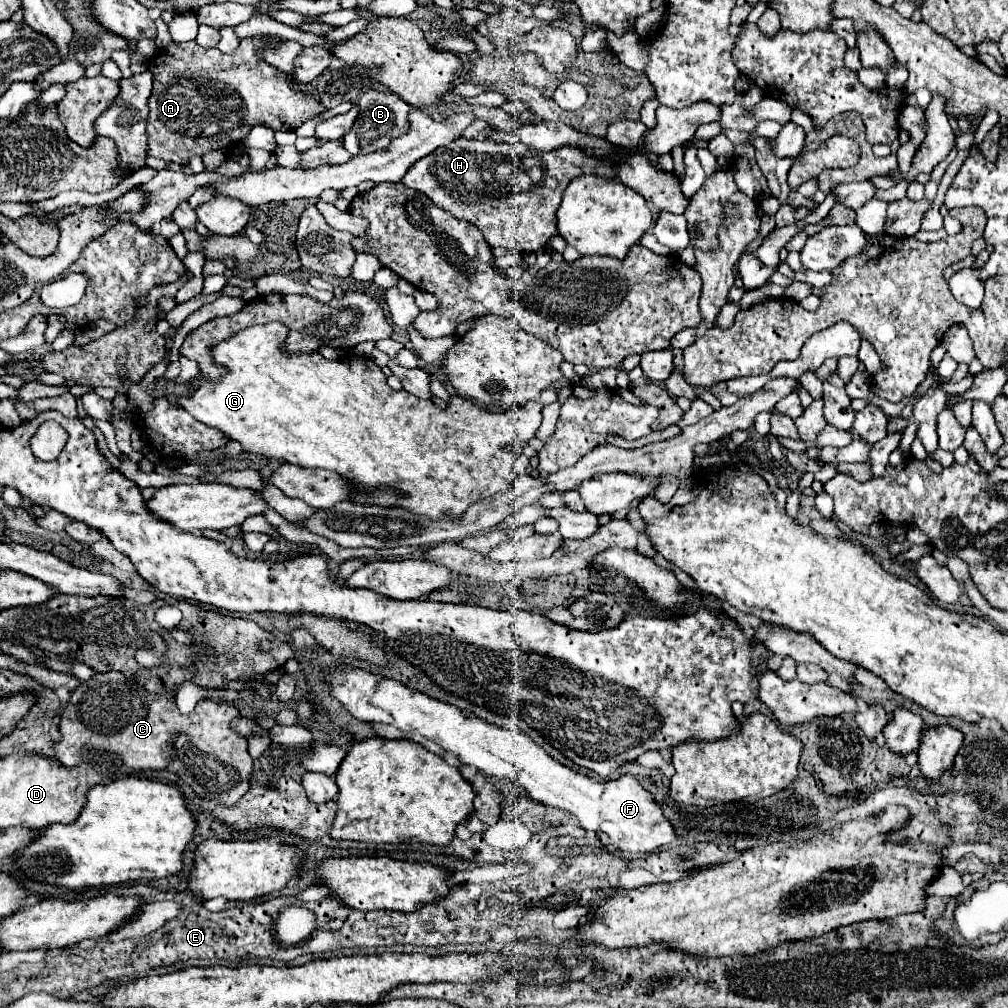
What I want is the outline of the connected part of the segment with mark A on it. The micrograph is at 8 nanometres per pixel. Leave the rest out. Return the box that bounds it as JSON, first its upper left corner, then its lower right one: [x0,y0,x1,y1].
[146,37,324,163]

